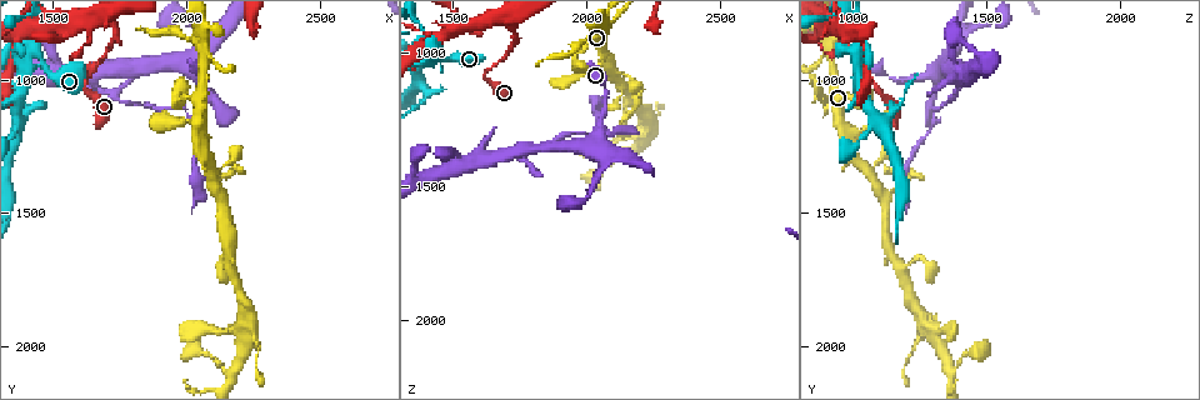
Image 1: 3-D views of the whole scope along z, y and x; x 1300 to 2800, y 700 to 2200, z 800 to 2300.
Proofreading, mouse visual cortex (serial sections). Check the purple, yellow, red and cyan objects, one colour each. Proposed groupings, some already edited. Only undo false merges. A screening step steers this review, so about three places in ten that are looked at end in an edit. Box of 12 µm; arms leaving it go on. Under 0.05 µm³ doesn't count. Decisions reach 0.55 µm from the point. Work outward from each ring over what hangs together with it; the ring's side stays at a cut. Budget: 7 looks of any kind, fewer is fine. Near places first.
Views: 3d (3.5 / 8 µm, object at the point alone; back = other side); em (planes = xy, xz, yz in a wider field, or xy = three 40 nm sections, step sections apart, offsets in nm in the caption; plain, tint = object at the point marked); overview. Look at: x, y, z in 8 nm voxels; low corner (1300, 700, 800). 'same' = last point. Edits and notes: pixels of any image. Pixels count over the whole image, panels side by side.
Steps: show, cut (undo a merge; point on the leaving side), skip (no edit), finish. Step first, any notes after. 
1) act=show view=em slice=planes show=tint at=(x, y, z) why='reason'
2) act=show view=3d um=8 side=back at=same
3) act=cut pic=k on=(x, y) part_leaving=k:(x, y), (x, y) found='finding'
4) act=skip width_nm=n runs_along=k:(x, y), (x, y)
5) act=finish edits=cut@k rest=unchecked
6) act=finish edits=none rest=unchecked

act=show view=3d um=3.5 side=back at=(1660, 980, 1400)

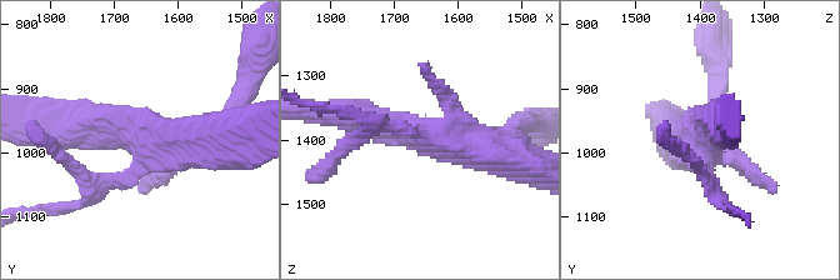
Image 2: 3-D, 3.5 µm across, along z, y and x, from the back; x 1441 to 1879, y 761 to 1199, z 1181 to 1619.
act=show view=em slice=xy step=2 show=tint at=(1650, 980, 1390)

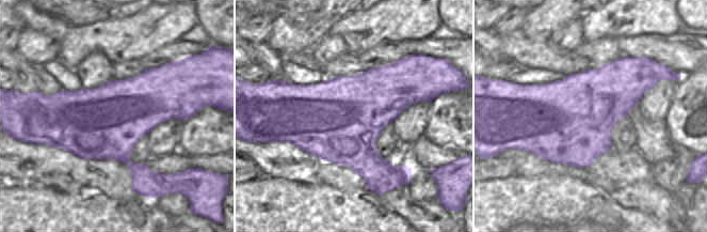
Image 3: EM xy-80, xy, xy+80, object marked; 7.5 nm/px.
act=show view=em slice=xy step=5 show=tint at=same

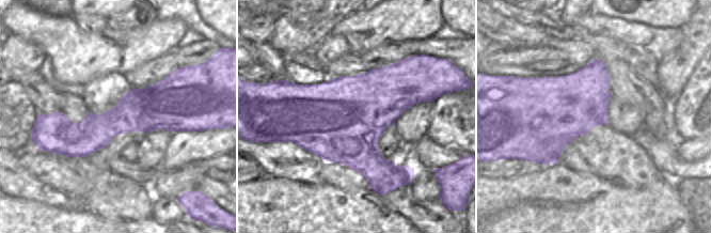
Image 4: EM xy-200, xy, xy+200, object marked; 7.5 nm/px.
act=skip runs_along=4:(184, 114), (52, 124) found='one cell here'

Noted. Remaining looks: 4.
act=show view=3d um=8 at=(2000, 1110, 1300) why='abrupt turn'

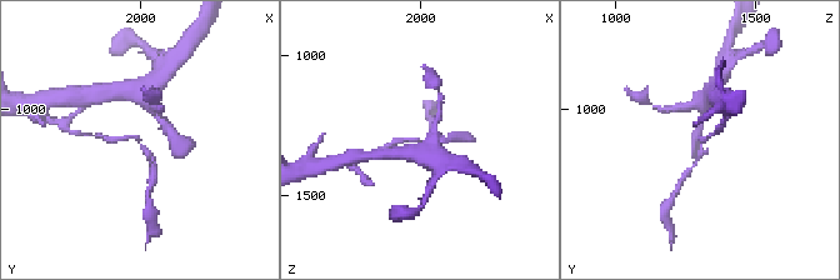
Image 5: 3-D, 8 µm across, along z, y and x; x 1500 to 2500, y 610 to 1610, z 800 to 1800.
act=show view=em slice=xy step=2 show=tint at=(2000, 1100, 1310) arm_widths_nm=150,200

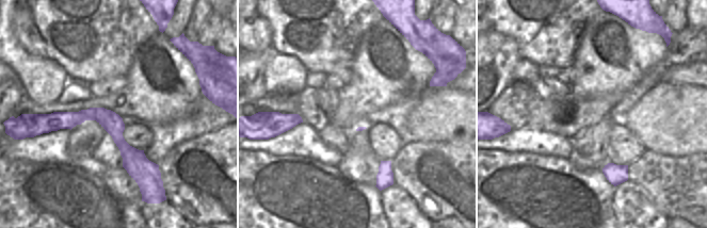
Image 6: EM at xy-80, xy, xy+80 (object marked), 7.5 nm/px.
act=skip runs_along=6:(49, 126), (99, 115), (157, 174) found='continuous, no second cell'

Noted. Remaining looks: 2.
act=show view=em slice=xy step=1 show=tint at=(2090, 1360, 1060) why='narrows sharply'

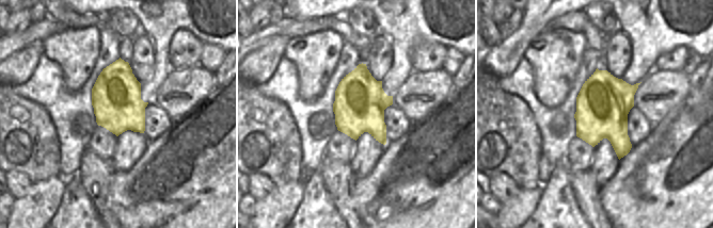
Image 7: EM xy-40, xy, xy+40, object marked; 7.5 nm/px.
act=show view=3d um=3.5 side=back at=same why='wider look'

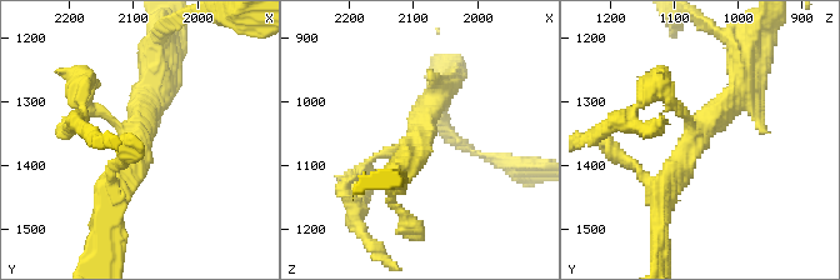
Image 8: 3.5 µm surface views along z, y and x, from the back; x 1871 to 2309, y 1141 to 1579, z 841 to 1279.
act=cut pic=8 on=(358, 169) part_leaving=8:(691, 123), (650, 88), (611, 126) found='two cells meet here'

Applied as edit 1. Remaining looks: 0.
act=finish edits=cut@8 rest=unchecked

